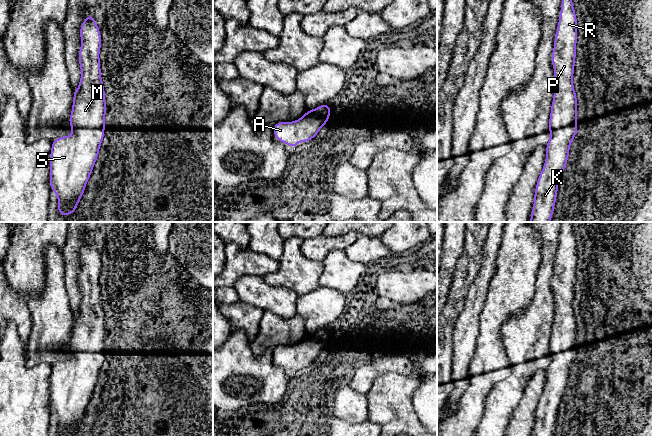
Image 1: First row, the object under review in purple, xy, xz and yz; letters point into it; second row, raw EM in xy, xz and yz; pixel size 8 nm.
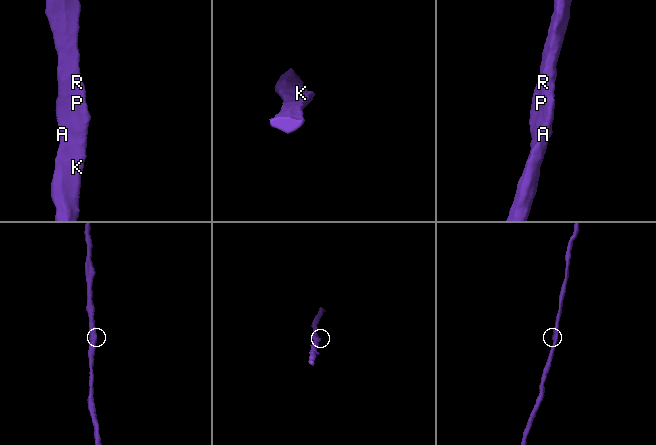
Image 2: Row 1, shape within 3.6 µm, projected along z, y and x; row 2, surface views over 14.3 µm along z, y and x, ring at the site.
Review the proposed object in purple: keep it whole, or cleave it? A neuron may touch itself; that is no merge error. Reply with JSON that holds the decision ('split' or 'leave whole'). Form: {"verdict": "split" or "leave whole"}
{"verdict": "leave whole"}

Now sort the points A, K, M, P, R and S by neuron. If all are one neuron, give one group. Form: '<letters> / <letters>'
A K M P R S

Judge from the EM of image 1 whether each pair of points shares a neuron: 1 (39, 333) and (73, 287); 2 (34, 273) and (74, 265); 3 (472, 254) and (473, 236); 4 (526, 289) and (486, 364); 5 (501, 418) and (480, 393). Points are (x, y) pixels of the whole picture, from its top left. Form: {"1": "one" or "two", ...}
{"1": "two", "2": "two", "3": "one", "4": "one", "5": "two"}

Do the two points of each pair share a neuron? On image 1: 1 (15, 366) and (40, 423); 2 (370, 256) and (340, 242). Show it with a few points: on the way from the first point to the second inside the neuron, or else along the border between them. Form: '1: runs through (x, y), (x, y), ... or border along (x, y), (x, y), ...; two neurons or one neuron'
1: runs through (15, 380), (15, 392), (26, 409); one neuron
2: border along (359, 235), (343, 250); two neurons

